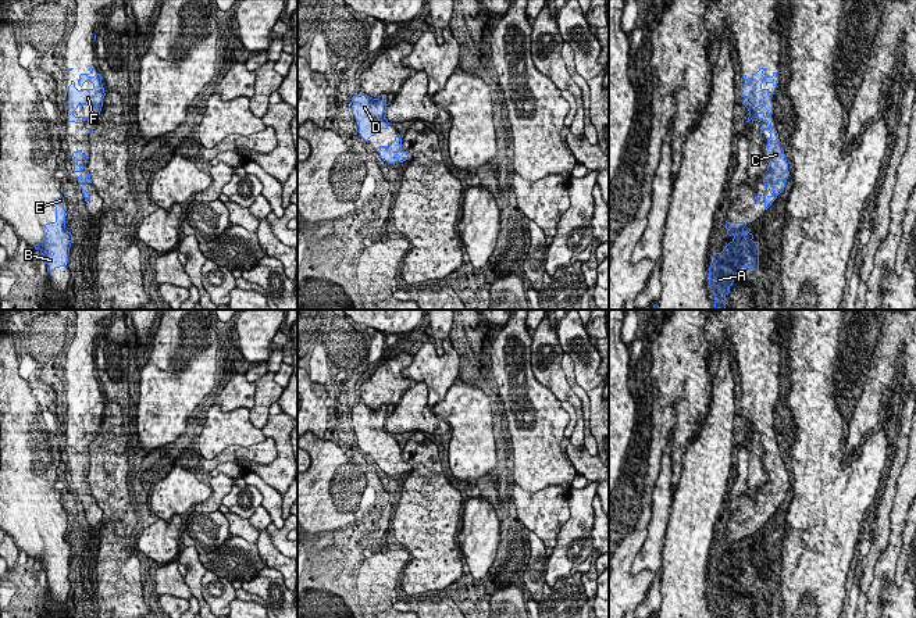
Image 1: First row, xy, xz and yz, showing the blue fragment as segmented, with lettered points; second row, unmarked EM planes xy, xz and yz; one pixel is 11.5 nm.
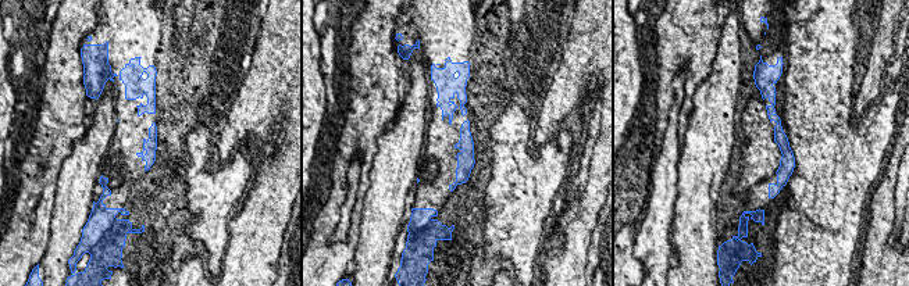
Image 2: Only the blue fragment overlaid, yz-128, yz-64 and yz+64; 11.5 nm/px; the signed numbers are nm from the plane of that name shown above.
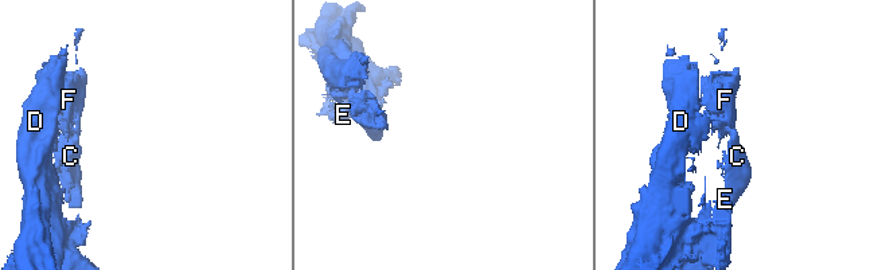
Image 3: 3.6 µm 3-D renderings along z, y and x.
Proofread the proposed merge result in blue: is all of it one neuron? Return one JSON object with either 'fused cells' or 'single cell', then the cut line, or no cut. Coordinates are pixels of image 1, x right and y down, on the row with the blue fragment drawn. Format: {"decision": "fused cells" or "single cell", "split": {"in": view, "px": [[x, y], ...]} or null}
{"decision": "single cell", "split": null}

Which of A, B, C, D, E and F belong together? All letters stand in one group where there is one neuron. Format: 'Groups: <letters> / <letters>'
Groups: A B C D E F

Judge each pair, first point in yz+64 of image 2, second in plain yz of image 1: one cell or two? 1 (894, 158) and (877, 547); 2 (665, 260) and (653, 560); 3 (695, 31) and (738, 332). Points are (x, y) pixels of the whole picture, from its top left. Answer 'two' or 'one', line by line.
1: one
2: one
3: two

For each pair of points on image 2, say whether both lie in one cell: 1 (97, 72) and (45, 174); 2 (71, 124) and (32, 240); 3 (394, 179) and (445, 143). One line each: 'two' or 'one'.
1: two
2: one
3: two

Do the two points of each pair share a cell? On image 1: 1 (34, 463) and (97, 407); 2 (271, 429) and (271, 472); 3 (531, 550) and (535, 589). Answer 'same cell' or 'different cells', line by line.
1: different cells
2: same cell
3: same cell

